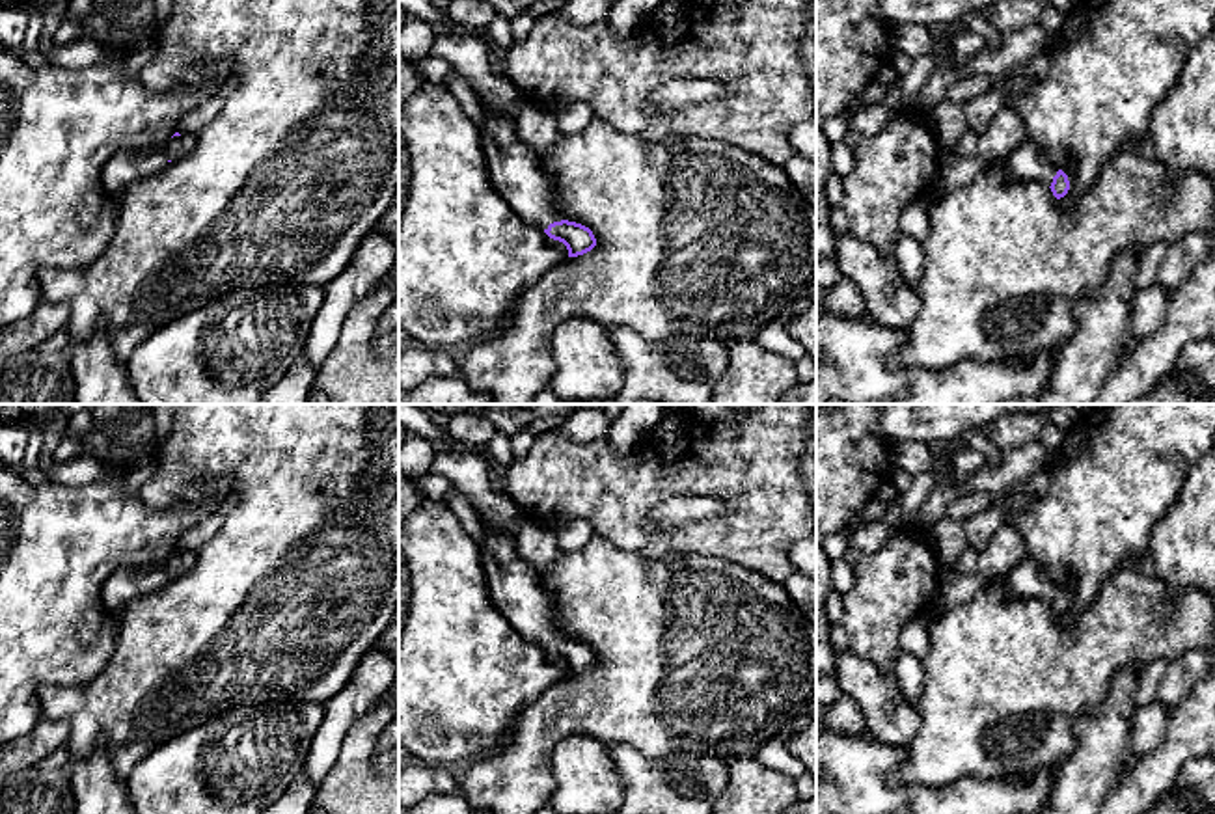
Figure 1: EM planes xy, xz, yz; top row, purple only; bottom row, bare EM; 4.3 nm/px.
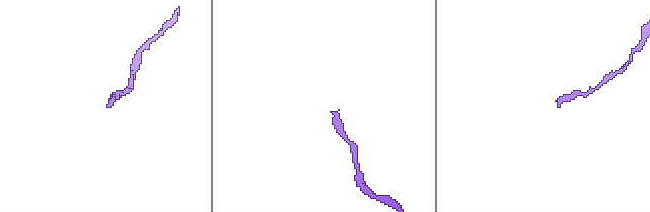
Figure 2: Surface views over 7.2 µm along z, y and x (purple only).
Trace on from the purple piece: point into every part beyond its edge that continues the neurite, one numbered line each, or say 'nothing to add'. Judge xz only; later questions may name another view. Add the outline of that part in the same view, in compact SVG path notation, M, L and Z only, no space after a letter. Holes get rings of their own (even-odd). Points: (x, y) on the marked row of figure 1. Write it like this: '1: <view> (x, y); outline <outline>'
1: xz (515, 170); outline M485 102L481 145L488 162L490 181L518 216L539 229L561 222L555 190L540 168L539 153L520 140L516 117L494 112Z

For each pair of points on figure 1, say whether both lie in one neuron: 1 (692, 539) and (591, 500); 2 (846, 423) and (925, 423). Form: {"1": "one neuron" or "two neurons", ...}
{"1": "one neuron", "2": "two neurons"}

